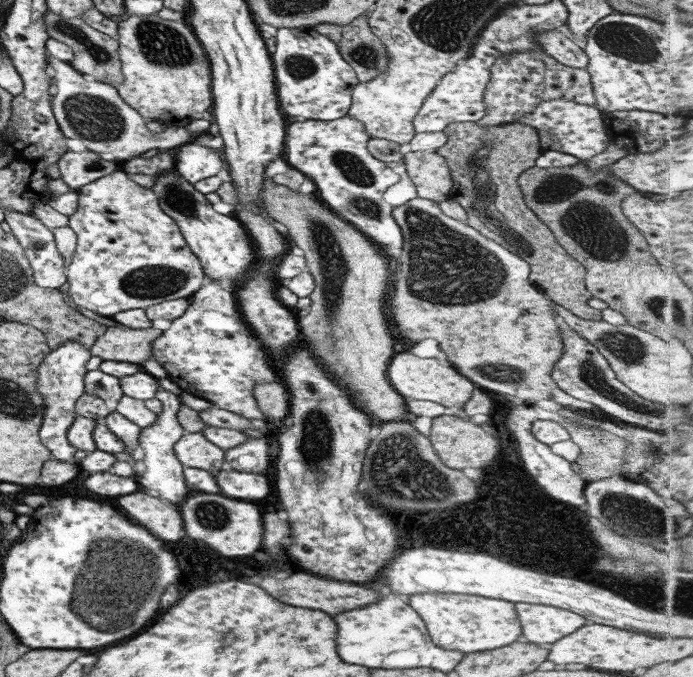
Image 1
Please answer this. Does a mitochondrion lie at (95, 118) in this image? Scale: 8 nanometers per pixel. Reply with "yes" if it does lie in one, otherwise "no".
yes

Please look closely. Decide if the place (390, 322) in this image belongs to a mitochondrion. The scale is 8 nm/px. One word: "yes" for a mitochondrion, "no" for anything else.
no

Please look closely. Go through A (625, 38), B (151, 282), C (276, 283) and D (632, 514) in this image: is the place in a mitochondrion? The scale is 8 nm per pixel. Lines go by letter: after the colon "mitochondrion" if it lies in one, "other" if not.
A: mitochondrion
B: mitochondrion
C: other
D: mitochondrion

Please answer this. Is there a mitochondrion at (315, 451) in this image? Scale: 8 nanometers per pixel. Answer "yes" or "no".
yes

